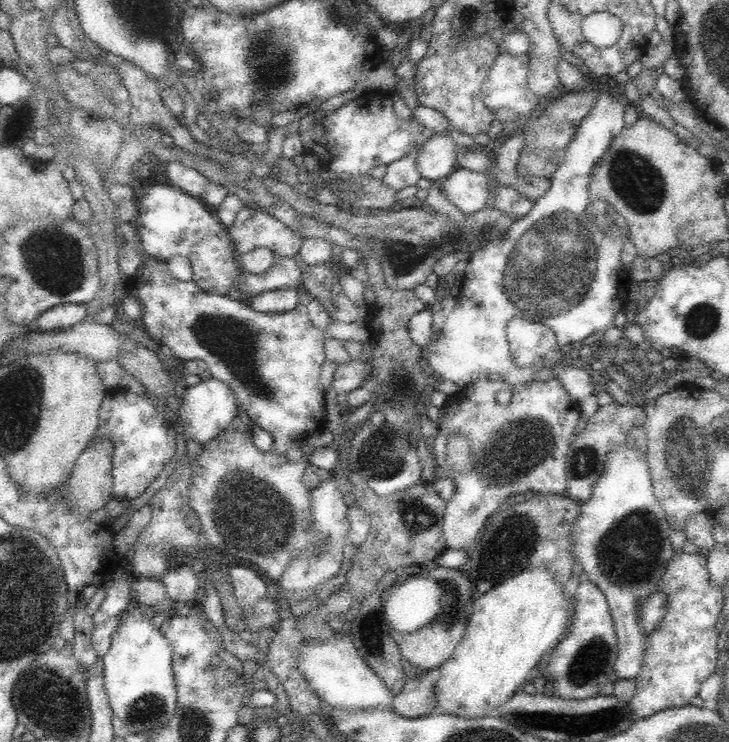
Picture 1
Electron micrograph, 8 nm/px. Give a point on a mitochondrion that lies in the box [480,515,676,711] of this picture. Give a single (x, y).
(522, 536)

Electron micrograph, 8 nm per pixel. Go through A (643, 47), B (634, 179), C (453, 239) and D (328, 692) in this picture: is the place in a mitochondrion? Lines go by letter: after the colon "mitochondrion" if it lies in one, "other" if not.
A: other
B: mitochondrion
C: other
D: other

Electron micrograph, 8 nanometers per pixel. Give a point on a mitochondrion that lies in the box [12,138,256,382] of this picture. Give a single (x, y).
(54, 260)

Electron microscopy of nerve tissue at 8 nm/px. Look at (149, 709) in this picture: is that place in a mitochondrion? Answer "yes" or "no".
yes

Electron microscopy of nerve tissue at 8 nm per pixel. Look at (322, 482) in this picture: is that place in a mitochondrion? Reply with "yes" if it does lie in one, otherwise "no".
no

